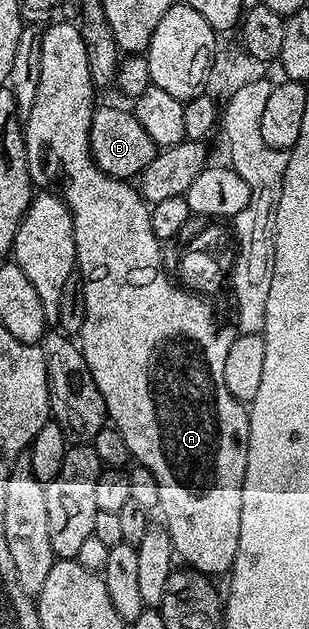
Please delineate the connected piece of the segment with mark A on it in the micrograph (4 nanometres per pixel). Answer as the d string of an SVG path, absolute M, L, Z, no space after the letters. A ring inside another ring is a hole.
M58 20L54 26L44 27L41 35L41 51L43 52L43 72L39 72L39 93L35 95L35 104L23 122L25 140L25 162L29 165L29 178L34 187L48 188L64 198L67 208L73 217L73 239L77 253L76 269L83 280L83 296L85 297L85 315L79 333L79 345L87 360L87 368L91 368L91 376L99 388L105 401L105 413L108 421L127 440L127 448L135 459L136 465L146 466L155 476L159 484L159 514L165 517L163 529L171 536L174 555L181 558L190 570L198 570L200 574L228 575L233 569L235 552L239 548L239 516L243 516L243 480L247 472L247 456L249 455L249 411L246 403L235 400L231 392L227 392L227 384L223 380L223 363L227 361L227 352L235 337L235 330L227 323L217 323L213 319L213 310L204 302L204 297L182 288L174 279L169 279L165 266L161 263L162 243L151 228L150 203L142 197L140 189L132 181L124 178L113 178L103 172L95 164L93 153L89 147L89 129L93 119L95 87L91 80L91 72L87 68L87 48L83 45L80 25L69 20Z

